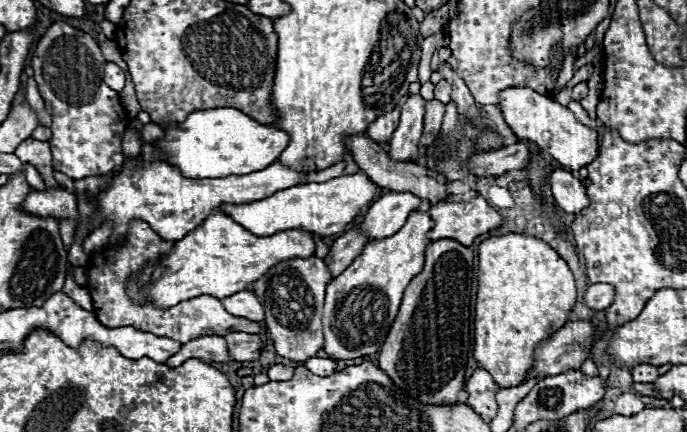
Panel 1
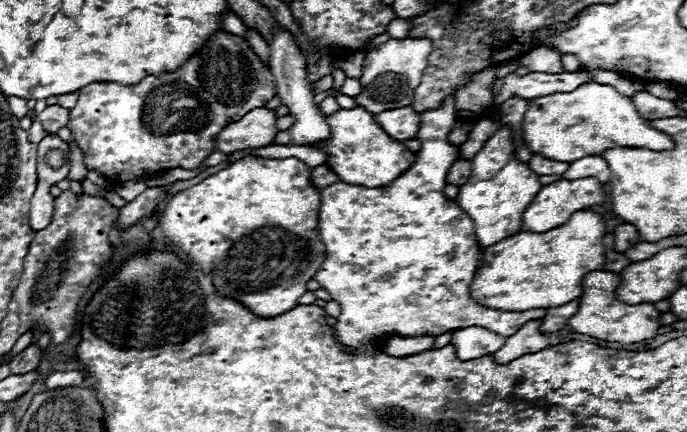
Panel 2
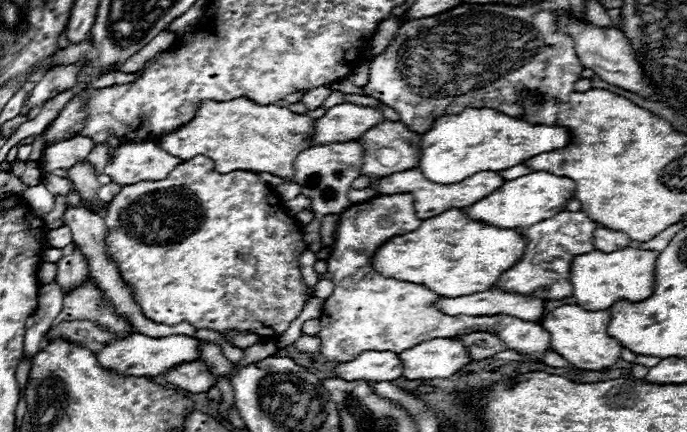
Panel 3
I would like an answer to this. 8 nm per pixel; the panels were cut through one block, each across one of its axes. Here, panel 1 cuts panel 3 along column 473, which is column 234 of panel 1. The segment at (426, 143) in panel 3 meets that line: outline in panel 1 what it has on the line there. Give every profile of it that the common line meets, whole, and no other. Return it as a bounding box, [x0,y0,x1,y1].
[154,108,290,178]

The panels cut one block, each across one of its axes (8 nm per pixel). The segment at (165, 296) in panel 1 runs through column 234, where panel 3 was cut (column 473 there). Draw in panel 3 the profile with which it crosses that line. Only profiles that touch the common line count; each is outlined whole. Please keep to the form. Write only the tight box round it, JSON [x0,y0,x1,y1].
[374,208,524,296]

